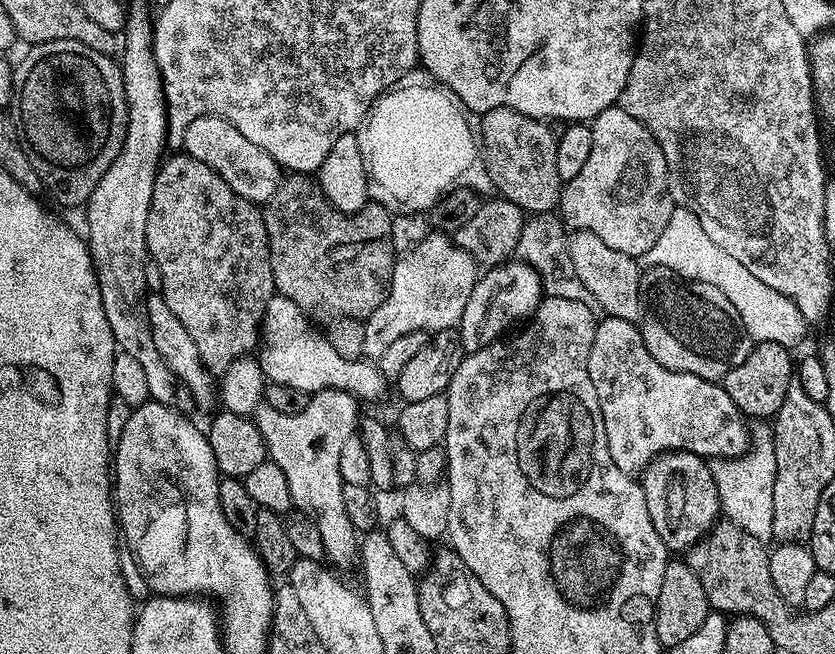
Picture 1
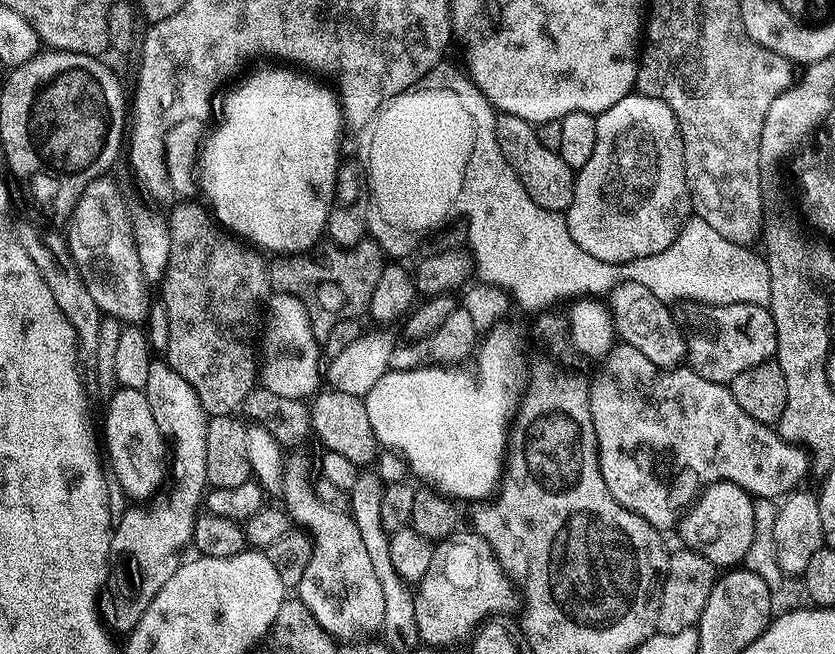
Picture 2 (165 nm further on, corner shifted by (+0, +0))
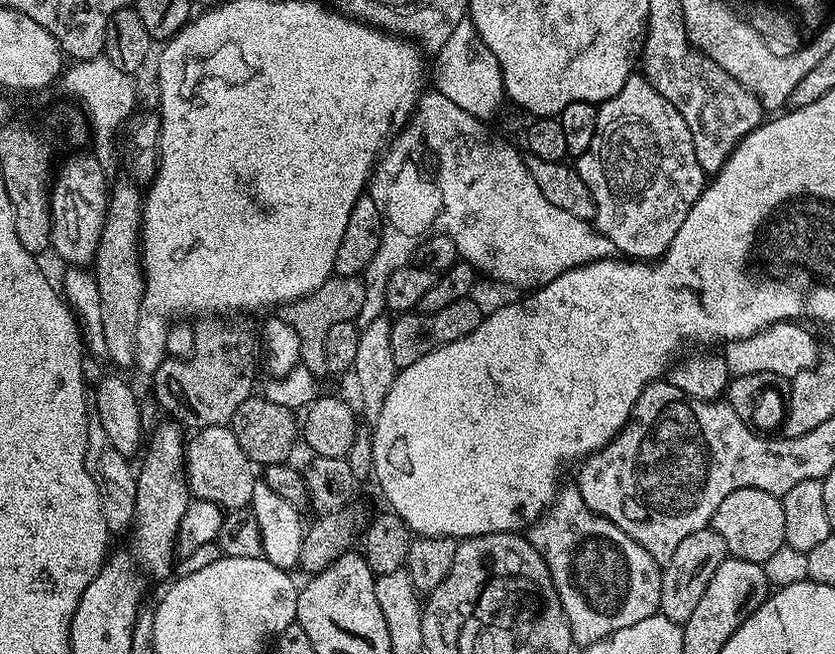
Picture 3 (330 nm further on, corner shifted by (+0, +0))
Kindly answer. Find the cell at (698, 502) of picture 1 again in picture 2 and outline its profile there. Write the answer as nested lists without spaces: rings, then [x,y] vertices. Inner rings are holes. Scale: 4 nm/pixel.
[[[715,480],[681,515],[678,533],[684,539],[681,540],[683,547],[702,554],[720,570],[739,565],[753,541],[754,508],[753,497],[745,488],[729,480]]]

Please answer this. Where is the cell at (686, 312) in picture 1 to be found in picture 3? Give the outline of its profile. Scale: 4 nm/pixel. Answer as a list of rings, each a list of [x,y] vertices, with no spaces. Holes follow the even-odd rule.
[[[781,322],[763,328],[741,340],[729,340],[723,345],[722,355],[733,377],[756,376],[764,372],[769,377],[791,378],[802,370],[812,368],[818,359],[816,340],[800,322]]]

